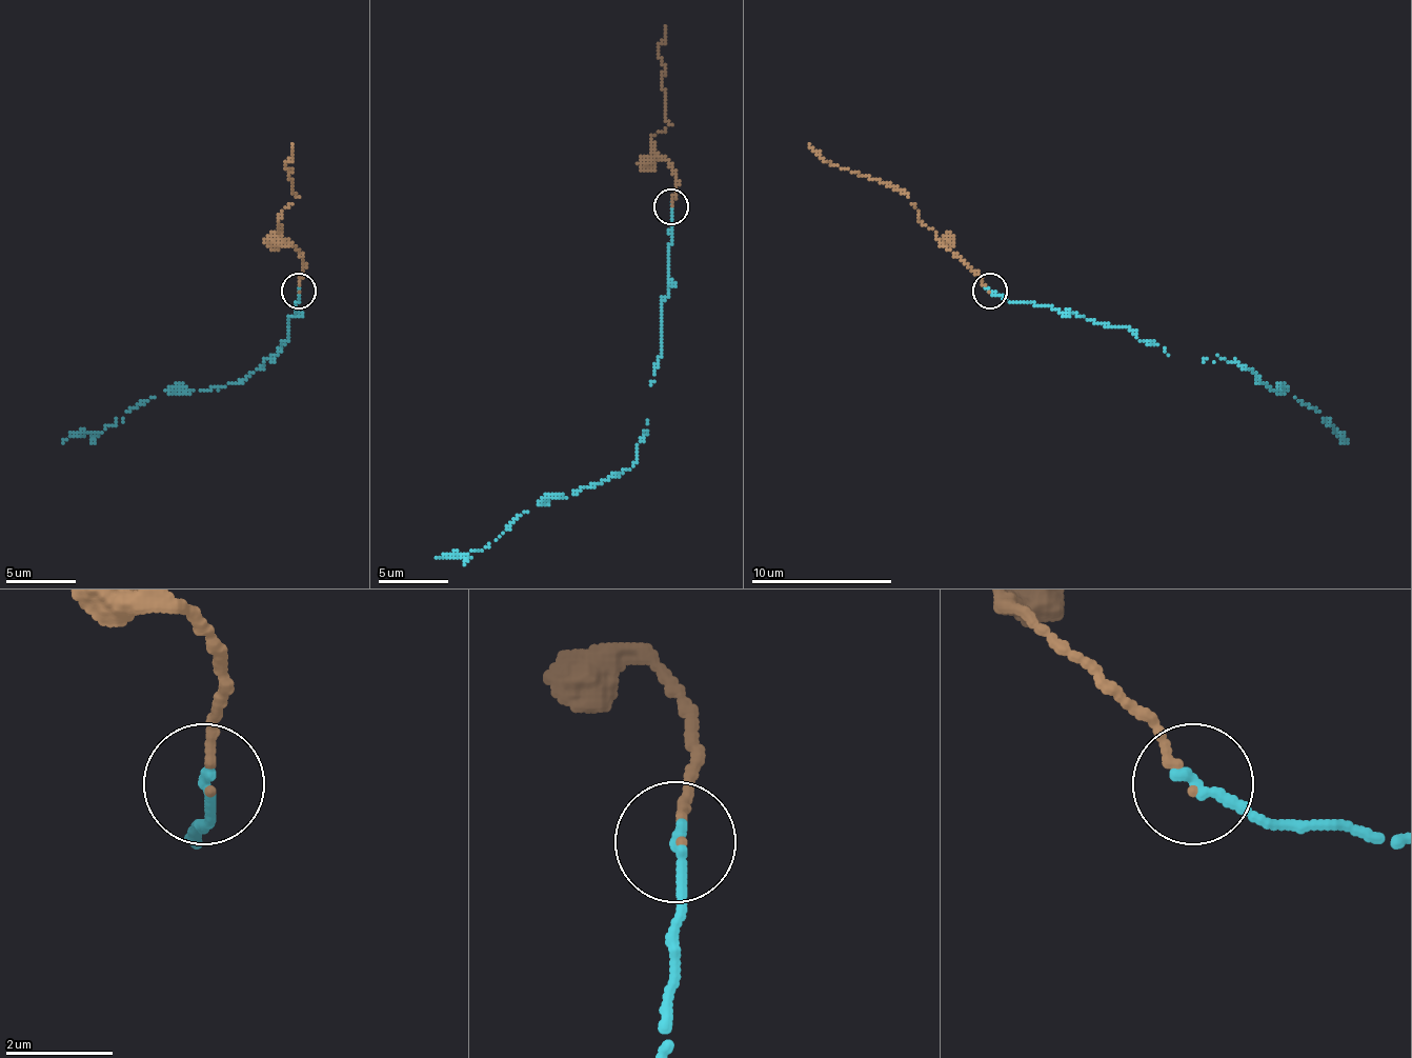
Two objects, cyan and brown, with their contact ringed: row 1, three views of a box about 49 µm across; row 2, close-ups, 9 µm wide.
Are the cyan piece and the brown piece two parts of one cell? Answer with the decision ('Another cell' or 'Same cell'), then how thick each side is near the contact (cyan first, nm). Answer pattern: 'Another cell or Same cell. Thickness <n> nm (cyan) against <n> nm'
Another cell. Thickness 240 nm (cyan) against 130 nm

